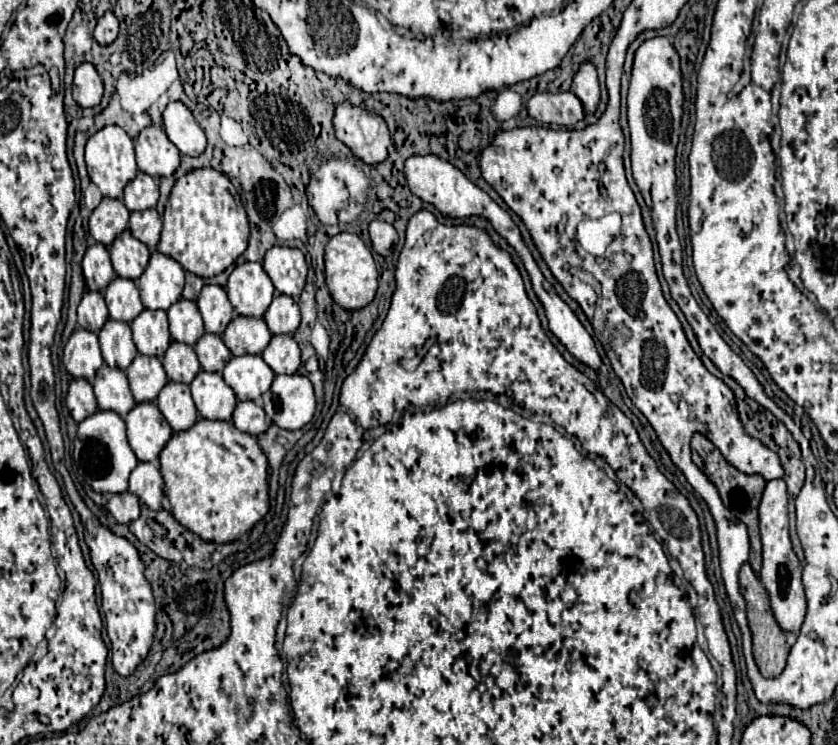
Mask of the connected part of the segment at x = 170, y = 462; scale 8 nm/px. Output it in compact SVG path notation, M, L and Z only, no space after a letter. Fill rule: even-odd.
M198 419L190 429L186 431L180 431L180 433L174 433L170 437L170 441L164 445L162 453L160 453L160 473L164 477L164 485L166 485L166 497L172 505L172 515L176 517L176 521L180 525L184 525L186 529L190 529L192 533L200 535L202 539L206 541L234 541L234 537L242 537L244 533L248 533L254 523L258 523L266 513L268 513L268 461L266 461L266 455L264 451L260 449L256 437L236 429L236 425L232 421L210 421L210 419Z

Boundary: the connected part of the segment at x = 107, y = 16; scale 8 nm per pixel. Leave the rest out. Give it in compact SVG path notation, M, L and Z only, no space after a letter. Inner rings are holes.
M106 11L100 19L98 19L98 25L94 29L94 39L100 43L100 45L110 45L118 35L118 19L112 11Z

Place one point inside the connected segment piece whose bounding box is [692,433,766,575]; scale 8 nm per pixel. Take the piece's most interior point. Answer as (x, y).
(741, 493)

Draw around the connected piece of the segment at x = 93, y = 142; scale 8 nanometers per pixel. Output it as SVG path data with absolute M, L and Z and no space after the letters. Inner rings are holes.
M106 125L90 135L86 143L86 167L90 179L98 185L104 197L120 197L126 181L134 179L138 173L138 165L134 159L134 141L132 137L118 125Z

